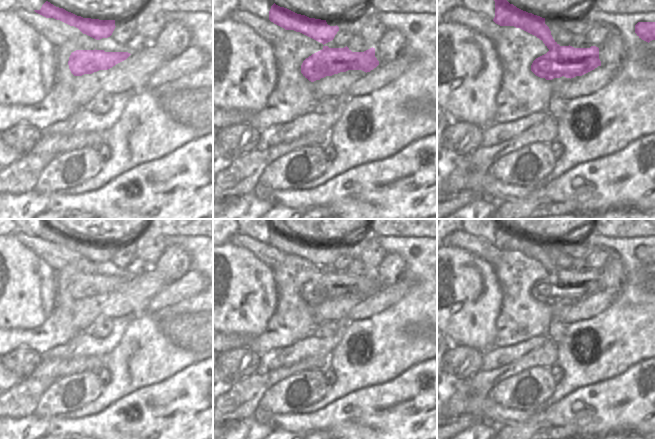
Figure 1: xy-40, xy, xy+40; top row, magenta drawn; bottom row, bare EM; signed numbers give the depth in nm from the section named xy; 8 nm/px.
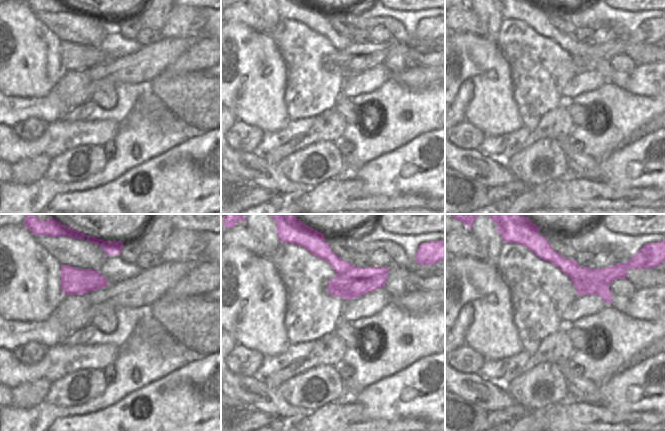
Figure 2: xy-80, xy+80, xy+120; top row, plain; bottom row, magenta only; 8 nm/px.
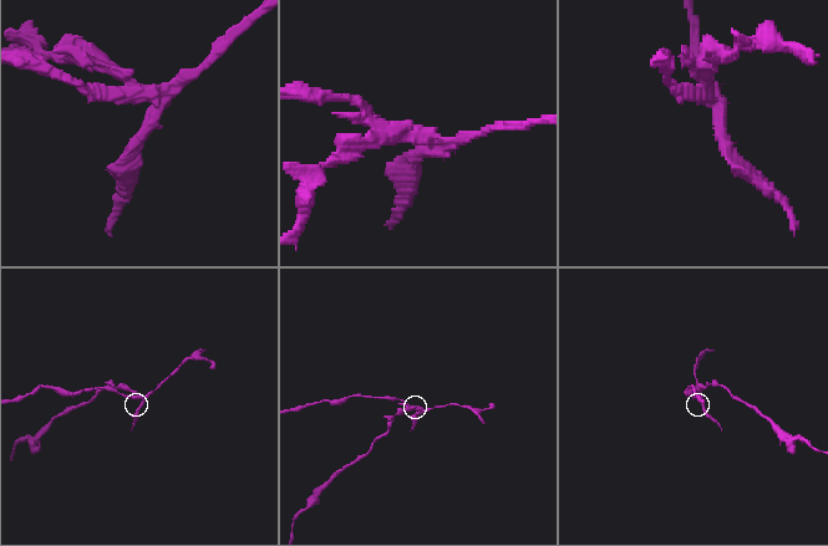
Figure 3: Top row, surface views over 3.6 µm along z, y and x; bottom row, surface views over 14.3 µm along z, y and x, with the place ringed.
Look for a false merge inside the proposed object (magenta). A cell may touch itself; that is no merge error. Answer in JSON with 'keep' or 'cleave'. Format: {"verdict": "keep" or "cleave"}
{"verdict": "cleave"}

